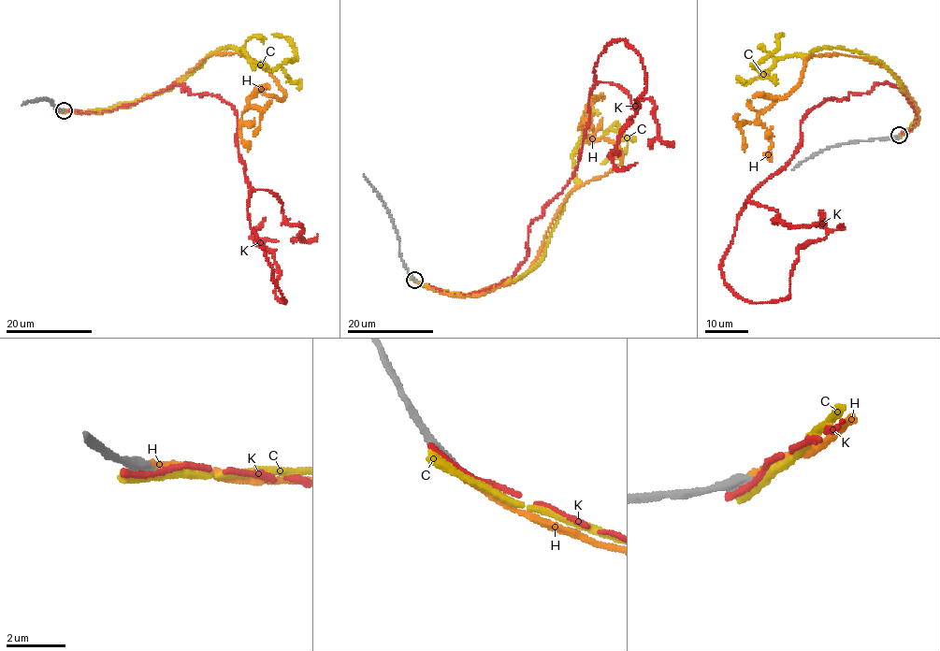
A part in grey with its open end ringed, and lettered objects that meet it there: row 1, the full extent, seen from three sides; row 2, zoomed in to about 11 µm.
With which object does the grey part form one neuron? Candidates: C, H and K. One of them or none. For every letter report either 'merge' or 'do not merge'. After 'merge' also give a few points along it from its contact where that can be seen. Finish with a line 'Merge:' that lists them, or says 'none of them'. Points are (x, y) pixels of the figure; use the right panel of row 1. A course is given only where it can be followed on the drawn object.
C: do not merge
H: merge; course (899, 135), (918, 119), (918, 109), (890, 71), (863, 58), (814, 54), (801, 81), (758, 116), (772, 162)
K: do not merge
Merge: H

